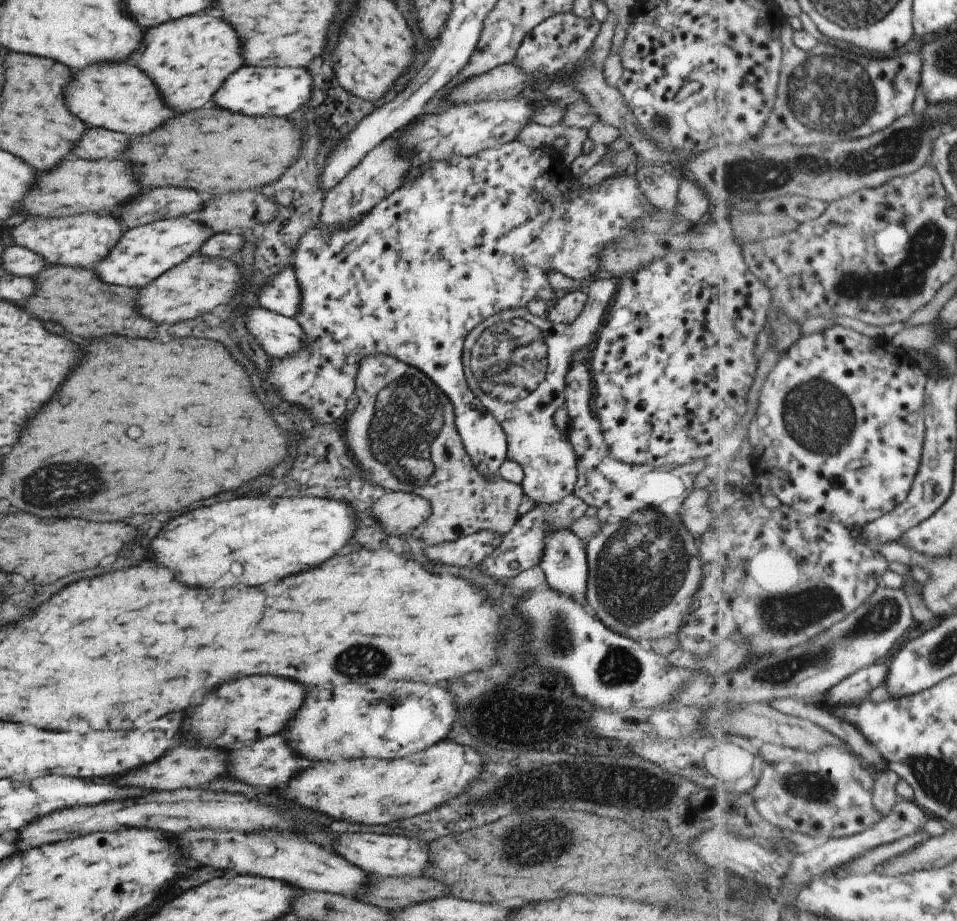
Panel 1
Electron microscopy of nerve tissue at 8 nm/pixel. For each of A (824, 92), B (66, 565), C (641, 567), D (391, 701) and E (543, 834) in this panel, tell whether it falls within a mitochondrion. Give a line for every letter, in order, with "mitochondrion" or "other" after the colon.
A: mitochondrion
B: other
C: mitochondrion
D: mitochondrion
E: mitochondrion

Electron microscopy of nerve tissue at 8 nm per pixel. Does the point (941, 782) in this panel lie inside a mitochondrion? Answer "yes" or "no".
yes

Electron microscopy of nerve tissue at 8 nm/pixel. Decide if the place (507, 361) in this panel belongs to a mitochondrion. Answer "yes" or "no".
yes

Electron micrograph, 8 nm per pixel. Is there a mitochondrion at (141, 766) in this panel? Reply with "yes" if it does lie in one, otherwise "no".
no

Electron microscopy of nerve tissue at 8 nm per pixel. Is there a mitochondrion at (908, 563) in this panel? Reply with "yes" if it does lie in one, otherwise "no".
no

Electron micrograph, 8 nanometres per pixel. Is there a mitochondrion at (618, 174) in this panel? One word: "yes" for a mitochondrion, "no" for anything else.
no

